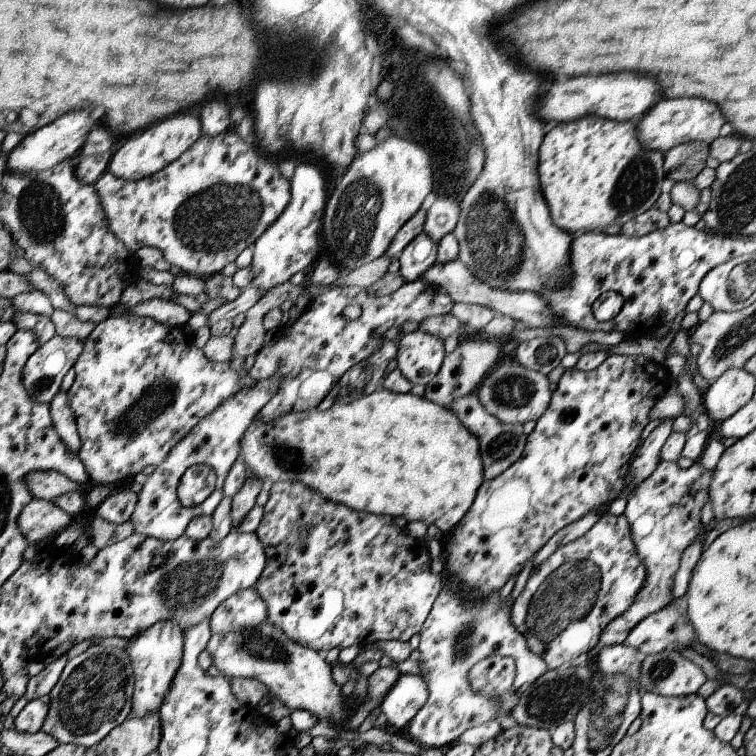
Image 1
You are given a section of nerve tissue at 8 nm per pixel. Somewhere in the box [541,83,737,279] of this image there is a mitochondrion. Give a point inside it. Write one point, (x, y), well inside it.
(632, 188)

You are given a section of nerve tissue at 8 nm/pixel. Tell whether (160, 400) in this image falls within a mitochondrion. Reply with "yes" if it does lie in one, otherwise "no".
yes

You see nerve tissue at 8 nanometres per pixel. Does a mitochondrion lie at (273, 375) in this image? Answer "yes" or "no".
no

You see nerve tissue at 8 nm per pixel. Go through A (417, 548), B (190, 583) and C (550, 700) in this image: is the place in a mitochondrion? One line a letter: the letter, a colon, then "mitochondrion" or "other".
A: other
B: mitochondrion
C: mitochondrion

